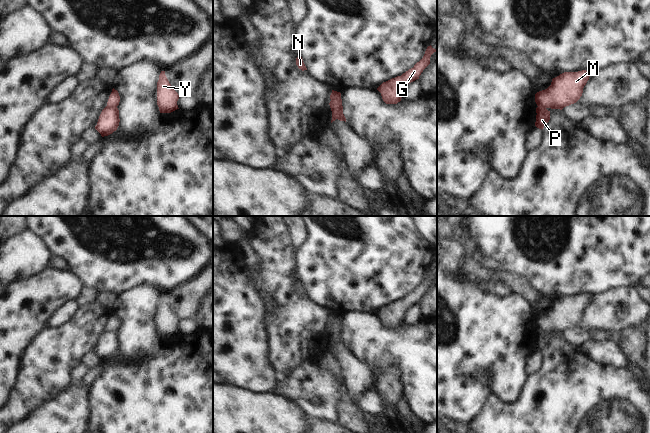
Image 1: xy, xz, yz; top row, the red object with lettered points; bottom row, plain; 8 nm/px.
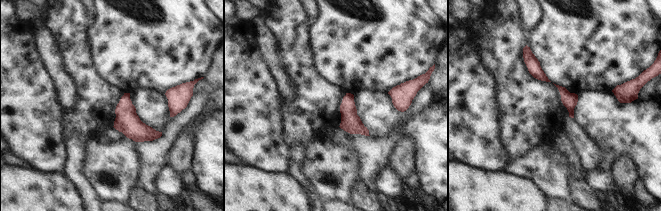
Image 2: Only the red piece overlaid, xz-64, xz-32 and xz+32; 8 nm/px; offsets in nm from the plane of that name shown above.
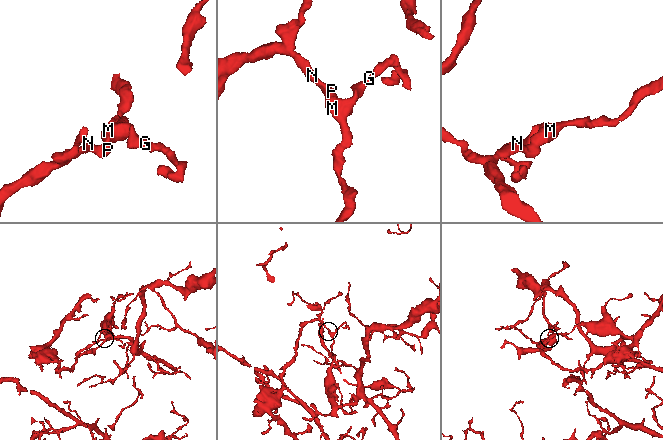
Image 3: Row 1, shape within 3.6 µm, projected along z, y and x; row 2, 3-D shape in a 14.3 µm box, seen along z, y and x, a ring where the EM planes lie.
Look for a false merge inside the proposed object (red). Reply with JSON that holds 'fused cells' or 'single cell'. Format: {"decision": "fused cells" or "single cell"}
{"decision": "fused cells"}

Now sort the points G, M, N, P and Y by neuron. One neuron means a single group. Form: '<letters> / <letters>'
G M Y / N P

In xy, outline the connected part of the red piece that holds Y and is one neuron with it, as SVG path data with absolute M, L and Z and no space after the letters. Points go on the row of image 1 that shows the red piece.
M161 71L157 82L157 105L160 113L171 113L178 108L178 93L169 83L165 71Z

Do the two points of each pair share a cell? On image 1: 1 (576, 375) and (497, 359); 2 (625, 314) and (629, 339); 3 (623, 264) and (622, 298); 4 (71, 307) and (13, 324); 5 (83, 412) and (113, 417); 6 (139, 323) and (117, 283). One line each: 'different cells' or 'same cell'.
1: different cells
2: different cells
3: different cells
4: different cells
5: different cells
6: different cells

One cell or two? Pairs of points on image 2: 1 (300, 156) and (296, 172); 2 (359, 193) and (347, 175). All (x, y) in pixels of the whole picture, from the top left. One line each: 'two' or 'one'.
1: one
2: two

